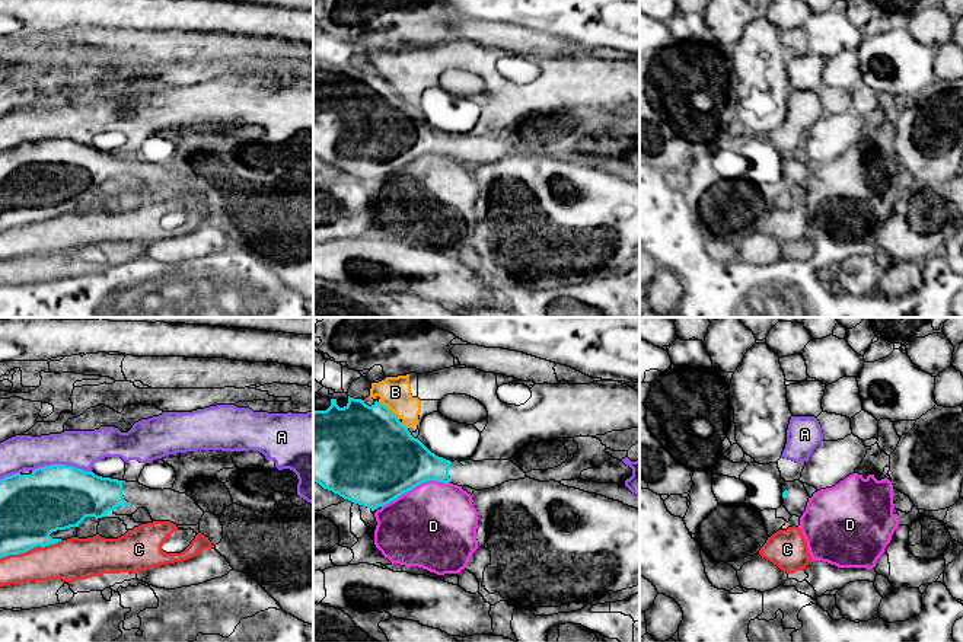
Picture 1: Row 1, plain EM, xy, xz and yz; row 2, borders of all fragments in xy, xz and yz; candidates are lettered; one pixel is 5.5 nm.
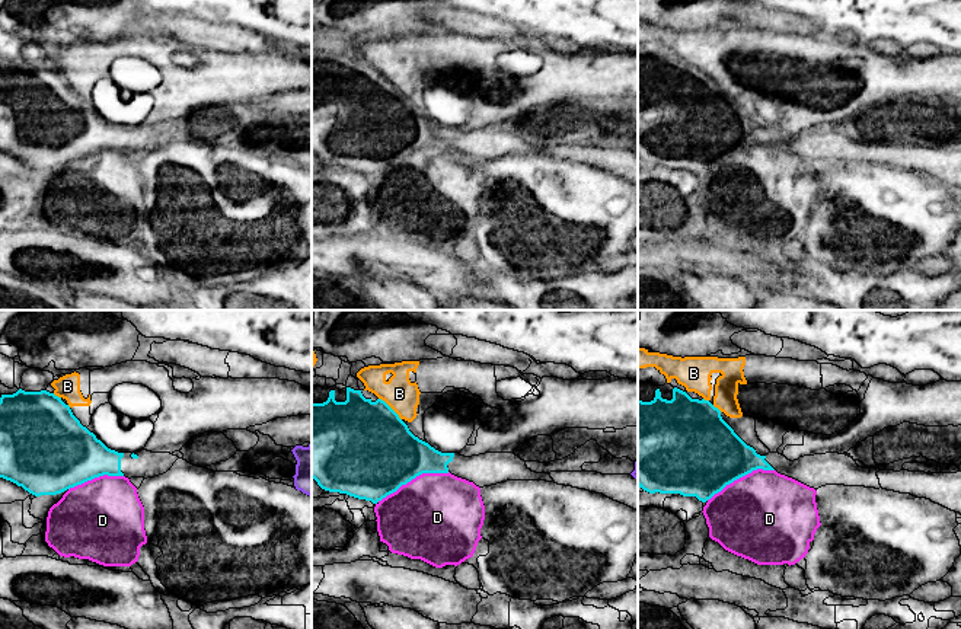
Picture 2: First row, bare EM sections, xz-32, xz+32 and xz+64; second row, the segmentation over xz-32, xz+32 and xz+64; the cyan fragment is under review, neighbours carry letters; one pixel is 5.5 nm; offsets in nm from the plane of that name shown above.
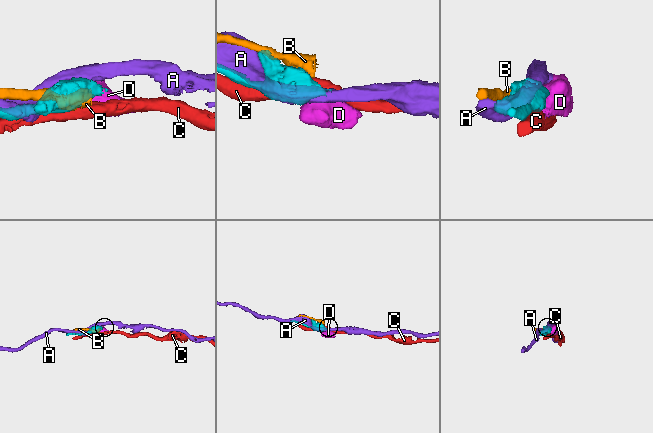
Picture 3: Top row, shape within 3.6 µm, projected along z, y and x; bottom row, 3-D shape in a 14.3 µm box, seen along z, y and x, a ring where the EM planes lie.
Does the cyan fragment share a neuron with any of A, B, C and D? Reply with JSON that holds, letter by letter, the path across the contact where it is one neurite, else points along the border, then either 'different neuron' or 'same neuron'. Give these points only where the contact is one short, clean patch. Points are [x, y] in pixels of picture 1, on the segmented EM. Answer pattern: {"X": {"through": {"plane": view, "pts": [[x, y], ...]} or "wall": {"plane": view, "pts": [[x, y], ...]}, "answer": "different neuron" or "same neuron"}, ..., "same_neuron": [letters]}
{"A": {"answer": "different neuron"}, "B": {"wall": {"plane": "xz", "pts": [[379, 401], [398, 419]]}, "answer": "different neuron"}, "C": {"answer": "different neuron"}, "D": {"answer": "different neuron"}, "same_neuron": []}

